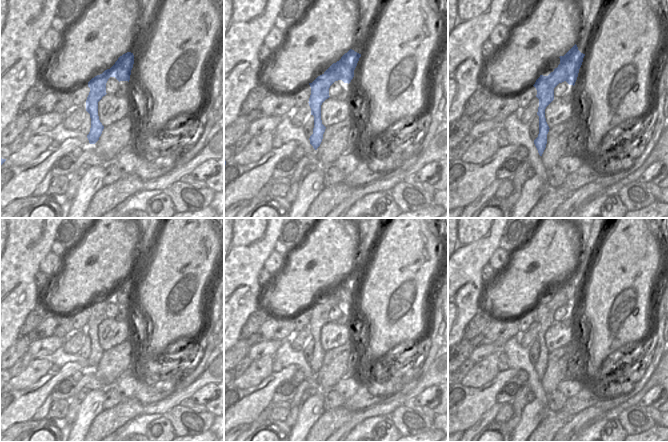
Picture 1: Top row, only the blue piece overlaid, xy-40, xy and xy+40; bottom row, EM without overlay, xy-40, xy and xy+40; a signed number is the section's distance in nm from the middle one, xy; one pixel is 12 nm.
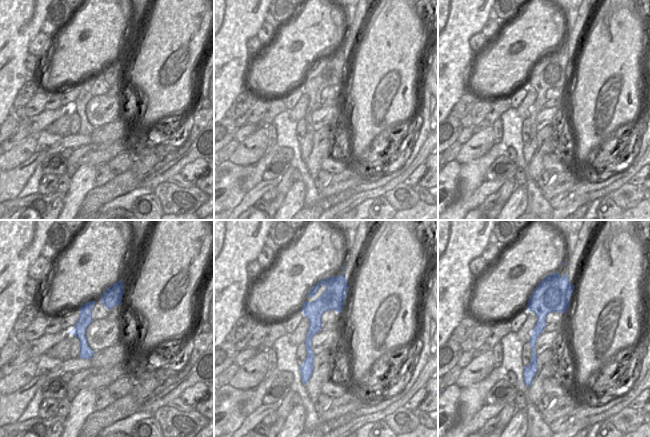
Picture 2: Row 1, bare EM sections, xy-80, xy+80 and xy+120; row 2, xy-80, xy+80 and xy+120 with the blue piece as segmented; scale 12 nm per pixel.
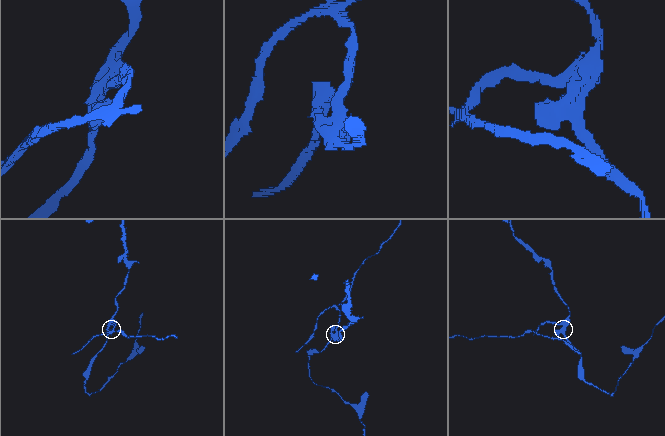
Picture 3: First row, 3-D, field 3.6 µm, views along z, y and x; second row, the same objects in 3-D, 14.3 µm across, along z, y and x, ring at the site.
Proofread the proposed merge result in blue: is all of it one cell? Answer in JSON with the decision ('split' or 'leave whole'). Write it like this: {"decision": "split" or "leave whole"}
{"decision": "split"}

